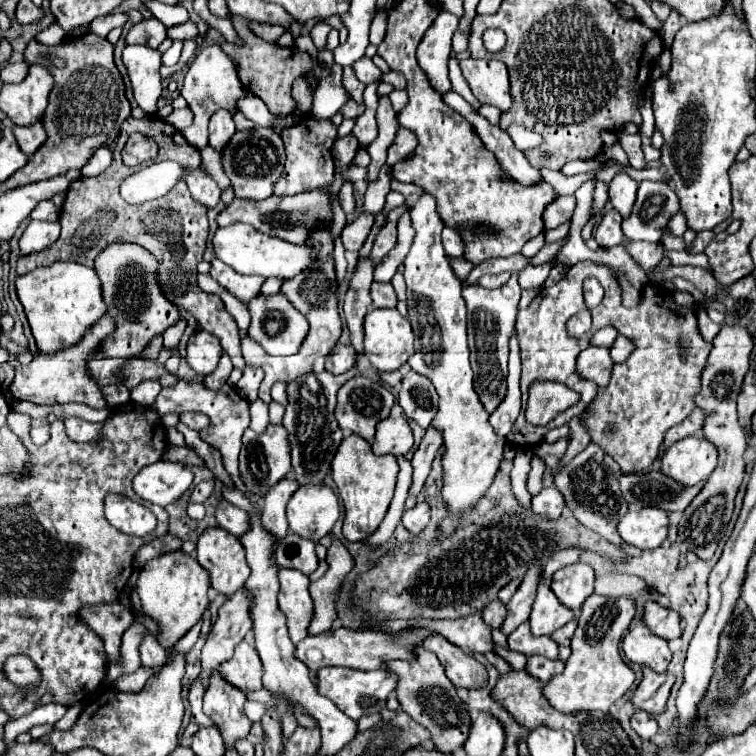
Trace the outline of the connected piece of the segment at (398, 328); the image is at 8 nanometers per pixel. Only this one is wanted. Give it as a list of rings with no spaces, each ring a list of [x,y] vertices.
[[[371,310],[365,316],[363,352],[379,372],[399,370],[413,354],[413,330],[397,310]]]

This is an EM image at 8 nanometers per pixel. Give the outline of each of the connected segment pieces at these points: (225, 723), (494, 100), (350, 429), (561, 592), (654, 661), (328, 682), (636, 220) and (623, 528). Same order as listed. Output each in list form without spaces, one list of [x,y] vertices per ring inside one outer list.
[[[217,674],[209,678],[209,686],[203,696],[203,712],[219,728],[227,748],[235,748],[235,742],[247,738],[251,732],[253,722],[243,712],[245,702],[245,694],[231,688],[223,678]]]
[[[461,60],[463,78],[467,80],[473,96],[483,102],[507,112],[513,104],[509,92],[507,66],[501,60]]]
[[[353,376],[351,380],[347,380],[339,394],[337,394],[337,408],[335,408],[335,418],[341,426],[343,432],[347,434],[359,434],[361,438],[365,438],[367,442],[373,440],[375,436],[375,424],[383,418],[389,416],[389,410],[393,406],[395,398],[393,394],[379,382],[373,382],[365,376]]]
[[[577,562],[557,570],[551,578],[551,590],[571,610],[579,610],[581,604],[593,594],[593,568],[589,564]]]
[[[643,622],[633,626],[625,634],[621,648],[629,662],[649,666],[659,674],[663,674],[671,662],[671,650],[667,646],[667,640],[651,634],[651,630]]]
[[[325,668],[317,670],[317,688],[319,694],[333,700],[339,710],[343,710],[349,718],[359,720],[361,716],[369,716],[375,712],[381,712],[387,704],[389,692],[397,688],[397,674],[387,670],[373,670],[373,672],[361,672],[361,670],[349,670],[349,668]]]
[[[643,180],[633,214],[623,222],[623,234],[633,240],[659,242],[663,228],[679,210],[679,200],[667,184]]]
[[[643,508],[639,512],[627,512],[623,520],[619,522],[619,536],[627,542],[633,544],[641,550],[655,550],[667,540],[667,528],[669,528],[669,518],[667,512],[661,508]]]

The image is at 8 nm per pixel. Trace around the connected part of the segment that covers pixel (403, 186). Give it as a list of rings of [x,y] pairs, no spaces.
[[[391,180],[391,188],[393,188],[393,191],[402,193],[405,197],[412,196],[413,194],[420,196],[425,192],[414,184],[402,183],[397,180]]]

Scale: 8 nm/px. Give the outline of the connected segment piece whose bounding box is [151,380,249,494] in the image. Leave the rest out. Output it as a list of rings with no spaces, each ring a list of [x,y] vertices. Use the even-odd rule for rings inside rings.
[[[179,380],[173,388],[163,388],[159,392],[159,396],[155,398],[153,406],[151,406],[159,416],[165,416],[165,414],[183,414],[183,412],[189,412],[189,410],[197,410],[197,412],[203,412],[211,418],[211,426],[207,430],[201,430],[201,438],[211,444],[213,448],[217,448],[223,456],[223,464],[225,464],[225,470],[233,476],[233,482],[235,486],[247,494],[245,486],[239,482],[239,470],[237,470],[237,456],[239,456],[239,450],[241,450],[241,438],[243,438],[243,432],[249,428],[249,402],[239,394],[237,388],[225,384],[219,392],[213,392],[213,390],[207,390],[203,384],[189,384],[185,380]]]

